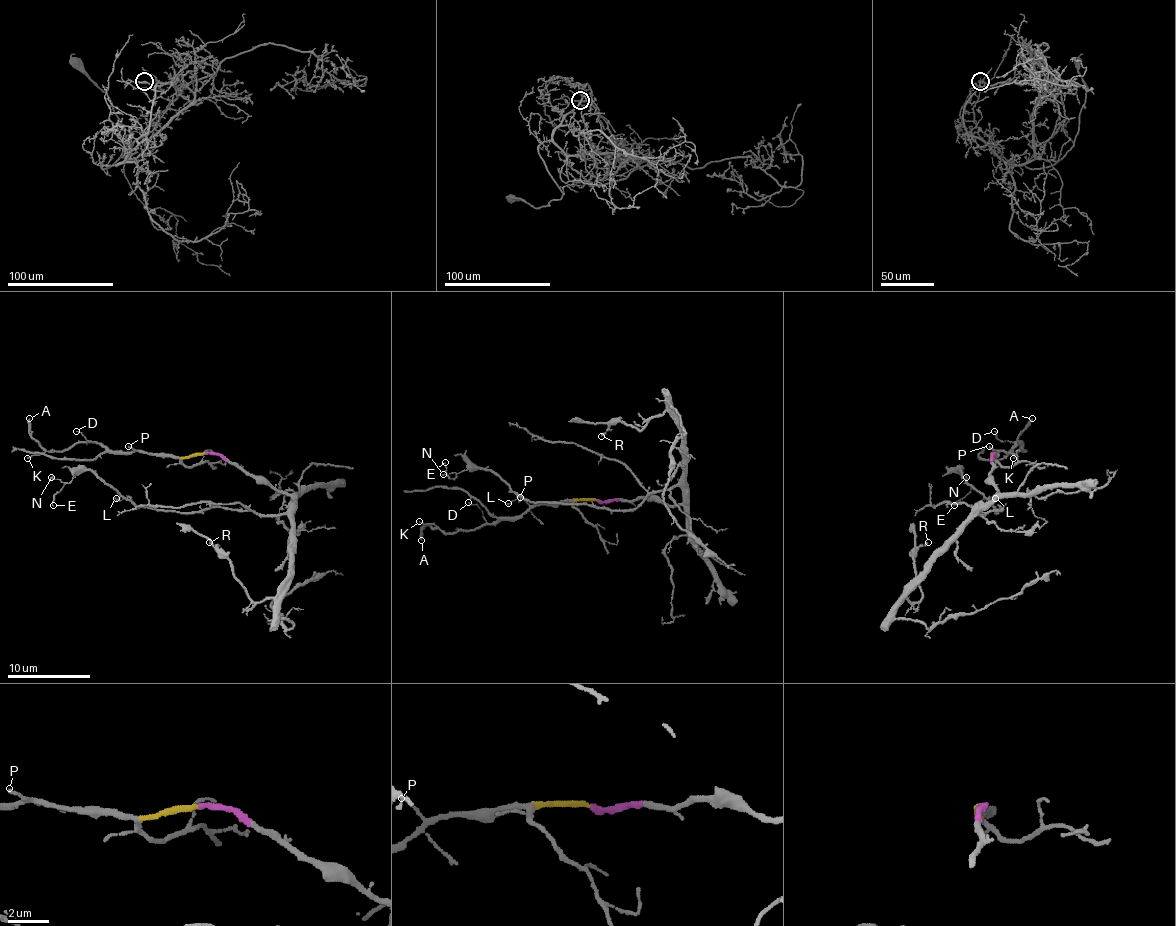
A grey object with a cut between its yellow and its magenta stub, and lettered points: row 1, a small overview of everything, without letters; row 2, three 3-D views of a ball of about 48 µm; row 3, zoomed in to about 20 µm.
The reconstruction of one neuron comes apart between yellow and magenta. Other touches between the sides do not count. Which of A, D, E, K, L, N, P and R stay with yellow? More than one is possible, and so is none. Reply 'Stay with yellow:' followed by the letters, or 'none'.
Stay with yellow: A, D, K, P

